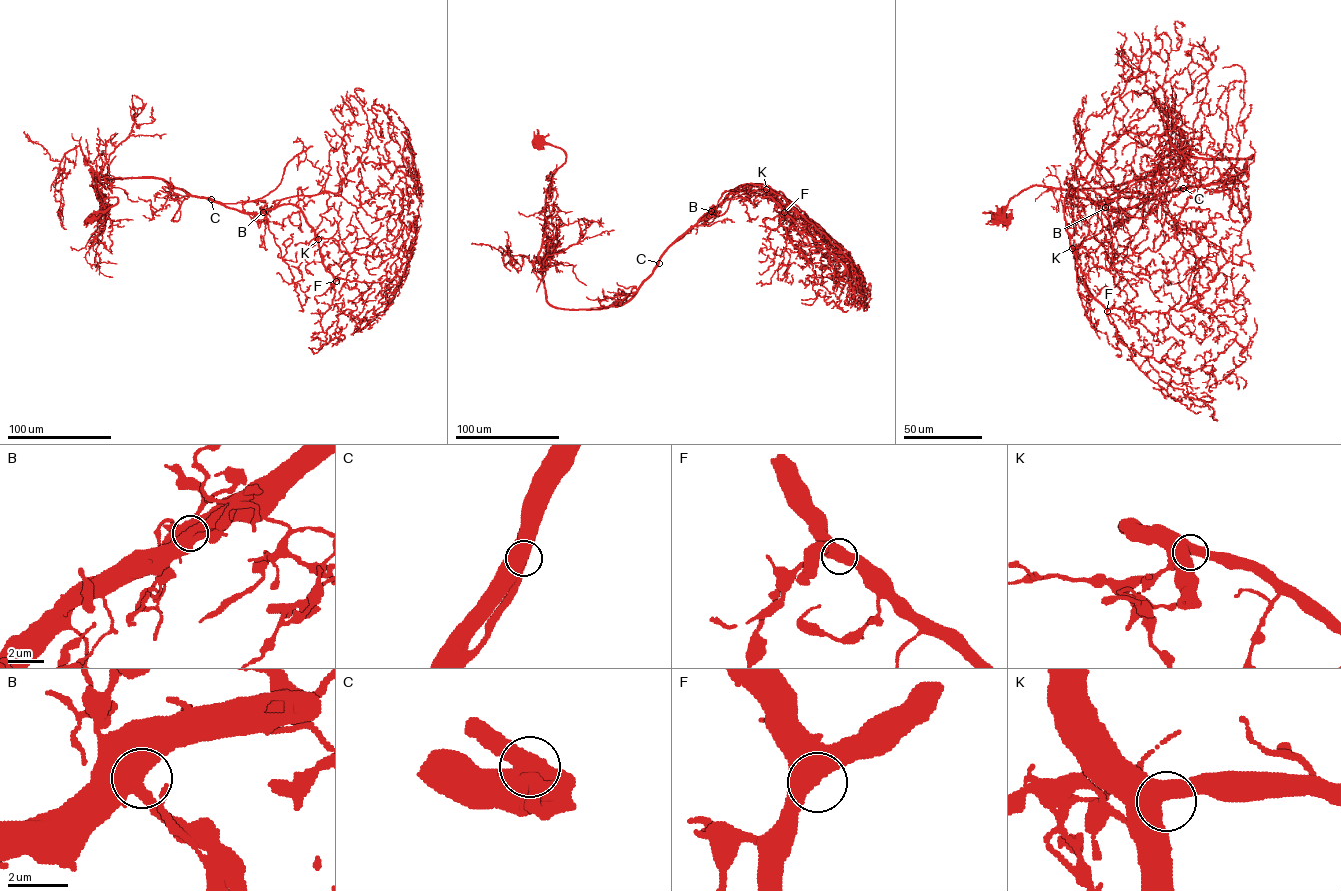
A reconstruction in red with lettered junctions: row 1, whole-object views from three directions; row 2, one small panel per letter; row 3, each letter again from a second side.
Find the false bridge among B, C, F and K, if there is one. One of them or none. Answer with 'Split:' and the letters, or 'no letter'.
Split: no letter

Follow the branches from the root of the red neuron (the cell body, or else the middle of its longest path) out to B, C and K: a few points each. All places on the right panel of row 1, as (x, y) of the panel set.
B: (1000, 217), (1033, 186), (1105, 188), (1188, 156), (1253, 157), (1223, 180), (1105, 207)
C: (1000, 217), (1012, 198), (1033, 186), (1105, 188), (1175, 168), (1188, 156), (1253, 157), (1234, 176), (1182, 188)
K: (1000, 217), (1033, 186), (1105, 188), (1188, 156), (1252, 156), (1234, 176), (1125, 209), (1068, 195), (1072, 248)

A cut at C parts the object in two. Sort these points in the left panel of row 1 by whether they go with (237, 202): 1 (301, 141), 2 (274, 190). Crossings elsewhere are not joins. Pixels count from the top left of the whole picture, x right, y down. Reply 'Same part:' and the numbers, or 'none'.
Same part: 1, 2

